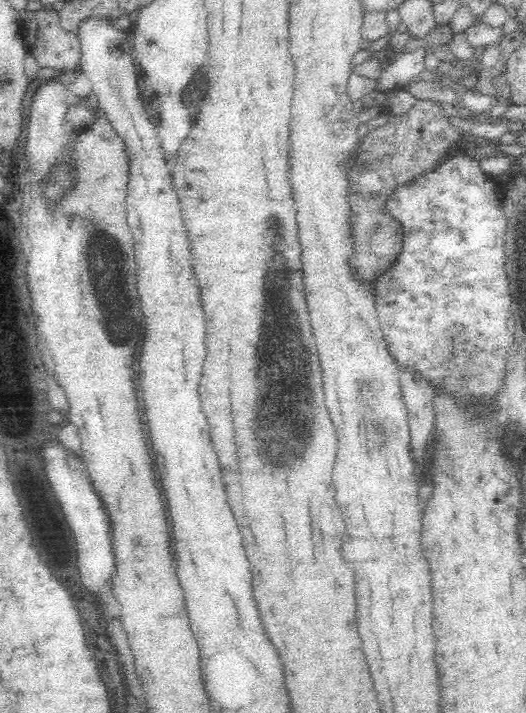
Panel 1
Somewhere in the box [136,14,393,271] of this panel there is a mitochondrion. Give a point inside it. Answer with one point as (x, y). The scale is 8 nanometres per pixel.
(206, 81)

